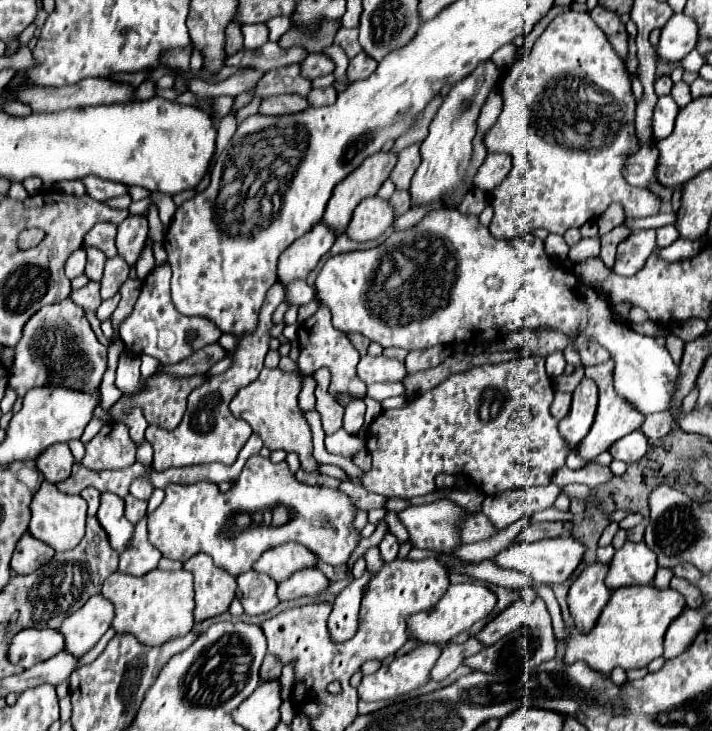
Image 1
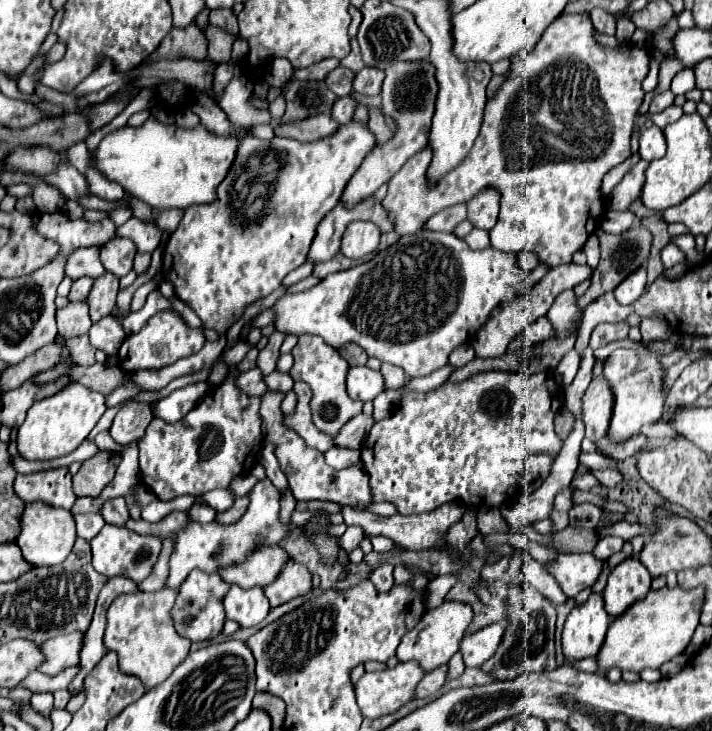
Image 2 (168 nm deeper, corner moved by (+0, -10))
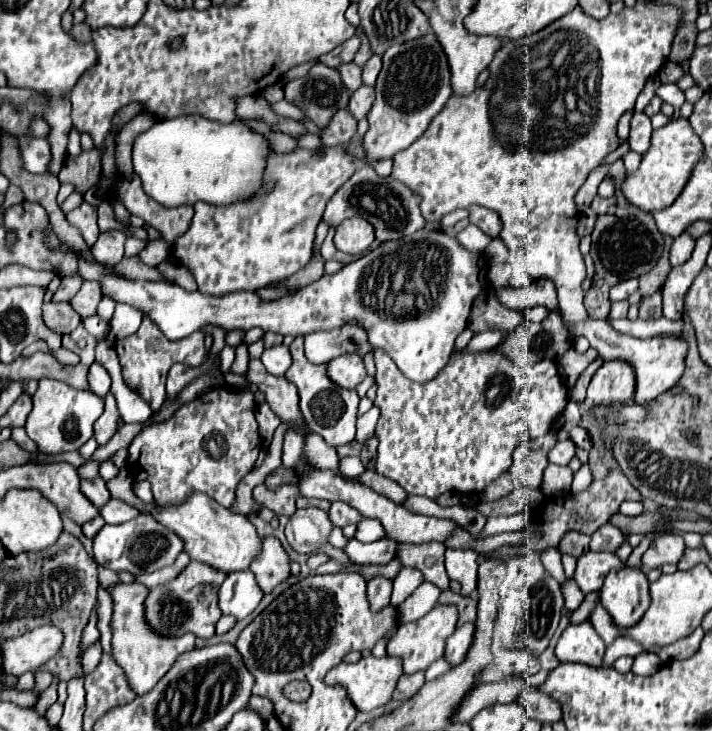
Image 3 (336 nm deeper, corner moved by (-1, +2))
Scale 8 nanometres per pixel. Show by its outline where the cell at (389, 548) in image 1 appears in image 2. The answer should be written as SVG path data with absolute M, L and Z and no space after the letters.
M384 564L384 566L376 568L370 580L372 580L372 584L376 586L376 590L378 590L378 592L388 592L388 590L394 586L392 566L390 566L390 564Z

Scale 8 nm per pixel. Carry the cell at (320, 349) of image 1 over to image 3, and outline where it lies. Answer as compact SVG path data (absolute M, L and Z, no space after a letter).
M297 336L289 348L291 348L293 364L285 372L285 378L289 378L299 388L299 398L301 398L299 406L309 428L315 434L321 434L329 446L351 442L355 438L355 418L357 418L357 406L359 406L357 392L339 388L337 384L333 384L333 380L327 376L327 364L313 364L305 358L303 336Z

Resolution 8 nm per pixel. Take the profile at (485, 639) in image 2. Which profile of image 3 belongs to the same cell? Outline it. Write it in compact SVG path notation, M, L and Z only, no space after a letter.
M469 622L469 624L463 624L461 628L457 628L449 640L447 640L447 650L445 650L445 658L457 666L465 660L471 644L473 644L473 638L475 638L475 622Z

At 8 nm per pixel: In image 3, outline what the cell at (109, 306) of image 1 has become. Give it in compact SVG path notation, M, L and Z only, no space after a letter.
M89 316L89 318L85 318L83 320L83 326L85 326L85 330L91 334L91 336L95 336L95 334L99 334L99 336L95 336L97 340L103 336L103 332L105 332L105 328L107 328L107 322L105 320L101 320L101 316Z

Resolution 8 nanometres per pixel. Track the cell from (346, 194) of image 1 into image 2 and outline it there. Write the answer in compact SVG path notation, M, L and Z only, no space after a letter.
M430 60L396 62L390 68L386 68L386 78L382 84L382 114L392 118L398 130L386 144L376 144L376 148L372 148L372 152L364 158L364 162L348 182L348 188L344 190L342 202L346 206L354 206L360 200L372 196L404 166L404 162L410 156L414 156L418 150L428 146L428 134L430 134L434 104L438 94L438 82L434 74L436 68L430 64Z

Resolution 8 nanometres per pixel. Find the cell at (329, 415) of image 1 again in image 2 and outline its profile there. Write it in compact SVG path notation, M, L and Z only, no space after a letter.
M296 382L294 384L294 392L298 396L296 402L296 410L292 414L284 414L284 426L288 430L294 430L308 446L326 452L334 446L334 442L330 440L330 436L322 434L310 420L310 400L312 400L312 392L308 388L308 384L304 382Z

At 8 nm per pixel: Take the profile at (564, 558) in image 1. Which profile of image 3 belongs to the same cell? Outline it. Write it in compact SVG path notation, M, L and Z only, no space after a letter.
M587 552L587 554L581 554L577 558L577 568L575 568L573 580L587 594L587 592L599 590L603 586L605 576L617 568L623 568L623 562L615 554L611 554L611 552Z

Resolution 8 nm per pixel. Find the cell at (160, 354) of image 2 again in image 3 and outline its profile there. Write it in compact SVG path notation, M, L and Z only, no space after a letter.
M147 316L143 318L135 334L115 342L115 350L119 354L125 384L137 394L141 394L151 404L153 410L157 410L161 406L161 400L165 400L165 378L167 378L171 364L175 362L201 364L207 356L207 350L203 346L203 332L193 332L191 336L183 340L167 340L167 336L163 336L161 330Z

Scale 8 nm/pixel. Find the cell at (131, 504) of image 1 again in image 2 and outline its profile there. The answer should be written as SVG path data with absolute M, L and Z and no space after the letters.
M124 498L108 500L108 504L104 504L104 508L100 508L100 514L102 514L104 522L106 524L112 524L112 526L124 526L126 520L130 518L128 516L128 510L126 510Z

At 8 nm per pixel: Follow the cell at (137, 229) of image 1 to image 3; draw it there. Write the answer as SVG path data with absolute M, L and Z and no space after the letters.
M109 230L99 234L99 240L91 246L93 256L97 258L97 262L105 264L105 266L115 266L123 260L123 252L125 252L125 232L119 230Z

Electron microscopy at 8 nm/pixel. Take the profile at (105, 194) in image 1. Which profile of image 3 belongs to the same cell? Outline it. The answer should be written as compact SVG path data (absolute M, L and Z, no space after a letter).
M19 138L19 146L21 146L25 168L31 174L47 174L49 172L49 164L51 164L53 156L51 156L51 146L47 140Z

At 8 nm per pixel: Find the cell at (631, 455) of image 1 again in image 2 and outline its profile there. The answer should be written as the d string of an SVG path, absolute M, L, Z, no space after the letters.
M580 452L578 456L578 464L580 466L586 466L590 470L598 470L598 468L616 468L616 462L598 454L598 452L592 452L592 454L586 454L586 452Z

